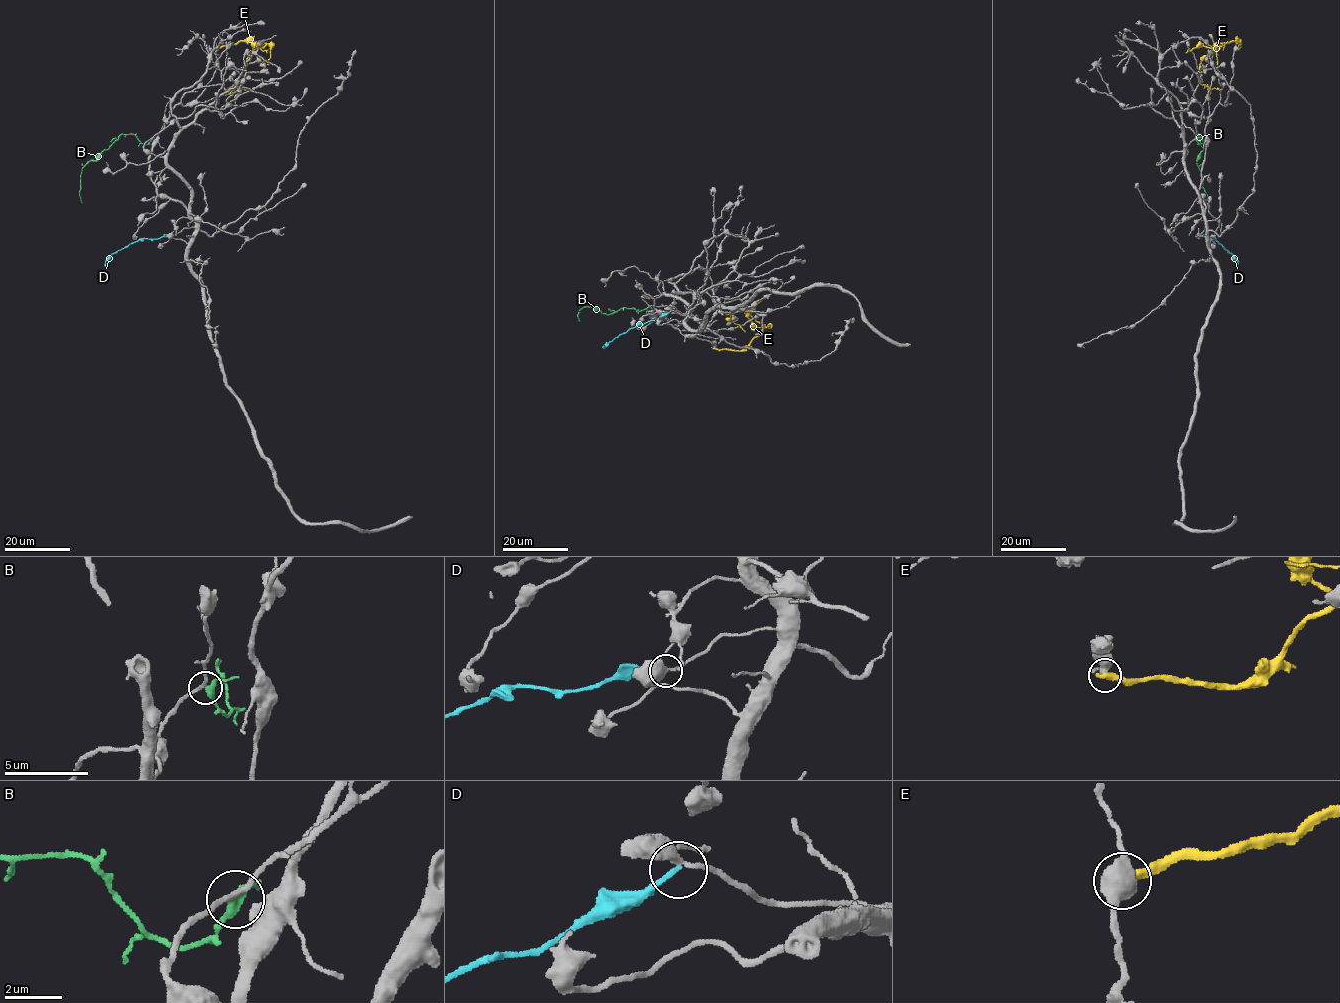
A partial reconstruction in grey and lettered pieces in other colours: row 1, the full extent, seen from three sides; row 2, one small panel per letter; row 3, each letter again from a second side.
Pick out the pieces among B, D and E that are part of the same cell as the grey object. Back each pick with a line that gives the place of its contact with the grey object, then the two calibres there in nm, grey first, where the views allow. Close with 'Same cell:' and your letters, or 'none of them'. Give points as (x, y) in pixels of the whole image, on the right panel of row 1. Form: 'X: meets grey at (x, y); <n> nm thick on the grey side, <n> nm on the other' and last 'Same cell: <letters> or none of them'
Same cell: none of them

